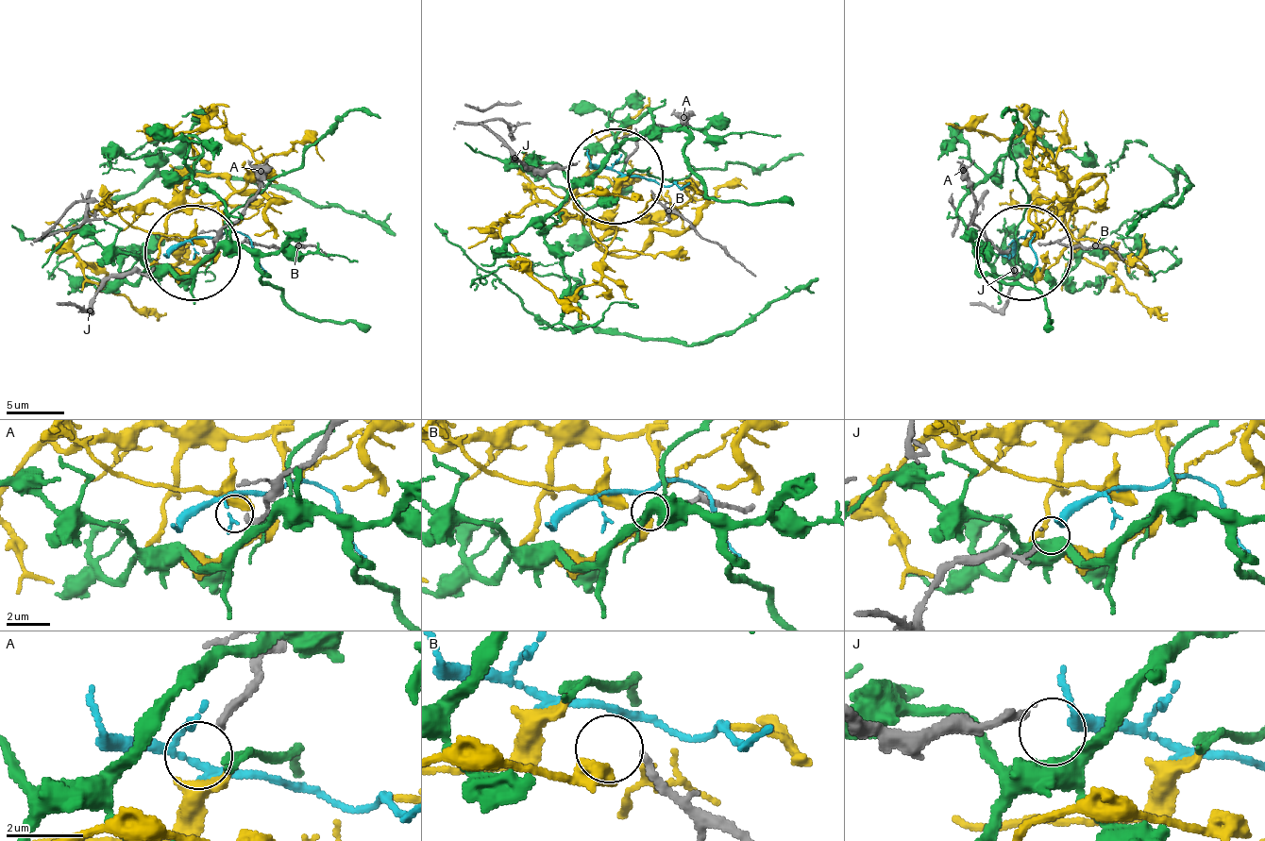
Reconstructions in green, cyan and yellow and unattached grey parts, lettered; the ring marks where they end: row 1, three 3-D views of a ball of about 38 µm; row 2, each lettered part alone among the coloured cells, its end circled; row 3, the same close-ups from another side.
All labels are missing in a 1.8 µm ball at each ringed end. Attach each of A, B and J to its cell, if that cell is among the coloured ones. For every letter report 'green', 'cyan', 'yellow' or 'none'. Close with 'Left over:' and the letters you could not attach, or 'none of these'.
A: none
B: none
J: cyan
Left over: A, B

